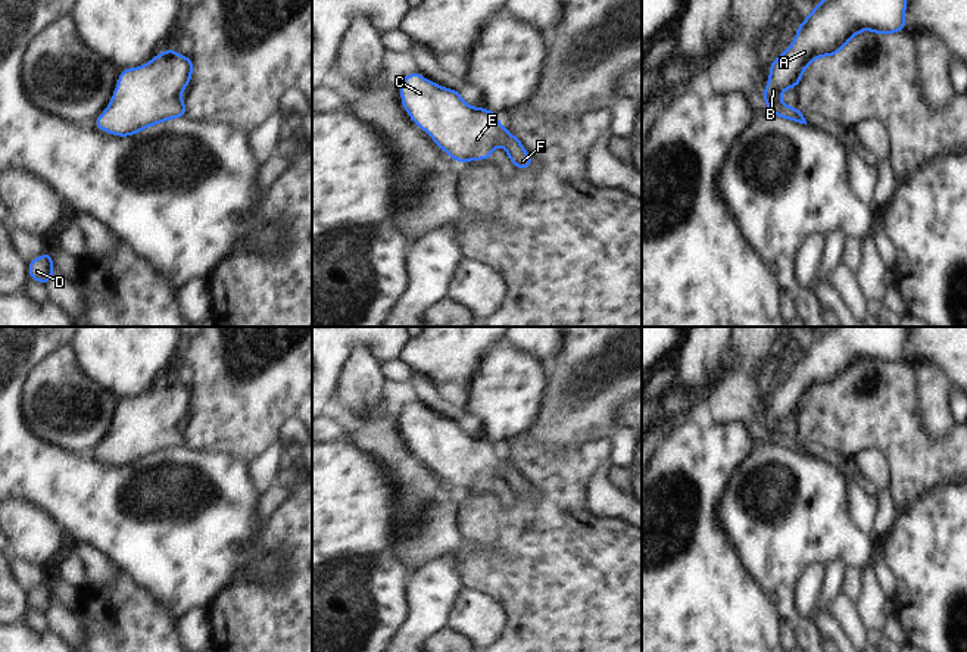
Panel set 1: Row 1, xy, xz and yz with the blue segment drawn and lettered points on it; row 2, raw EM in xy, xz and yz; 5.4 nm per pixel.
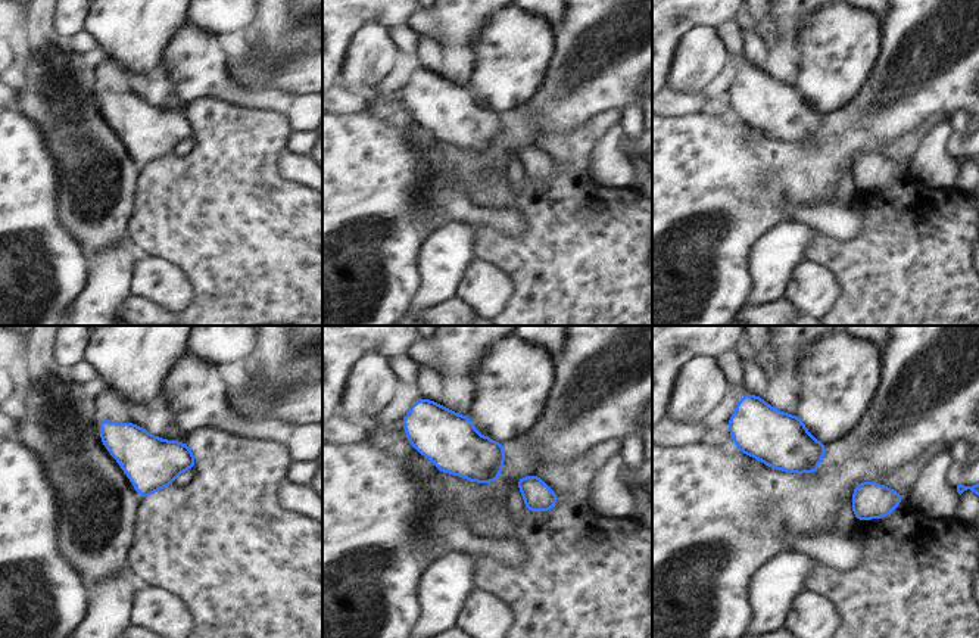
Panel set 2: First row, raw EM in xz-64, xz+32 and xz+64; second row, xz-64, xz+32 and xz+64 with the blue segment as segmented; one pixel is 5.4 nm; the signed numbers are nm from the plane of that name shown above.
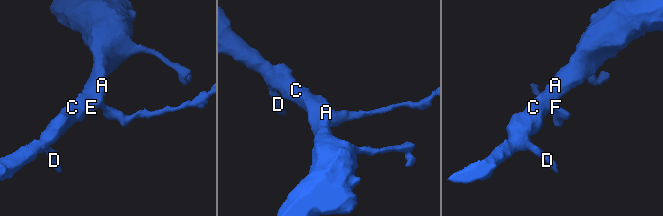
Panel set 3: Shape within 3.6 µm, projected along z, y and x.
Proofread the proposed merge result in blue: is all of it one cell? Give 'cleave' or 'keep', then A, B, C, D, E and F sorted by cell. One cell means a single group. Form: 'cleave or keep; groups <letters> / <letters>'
keep; groups A B C D E F

